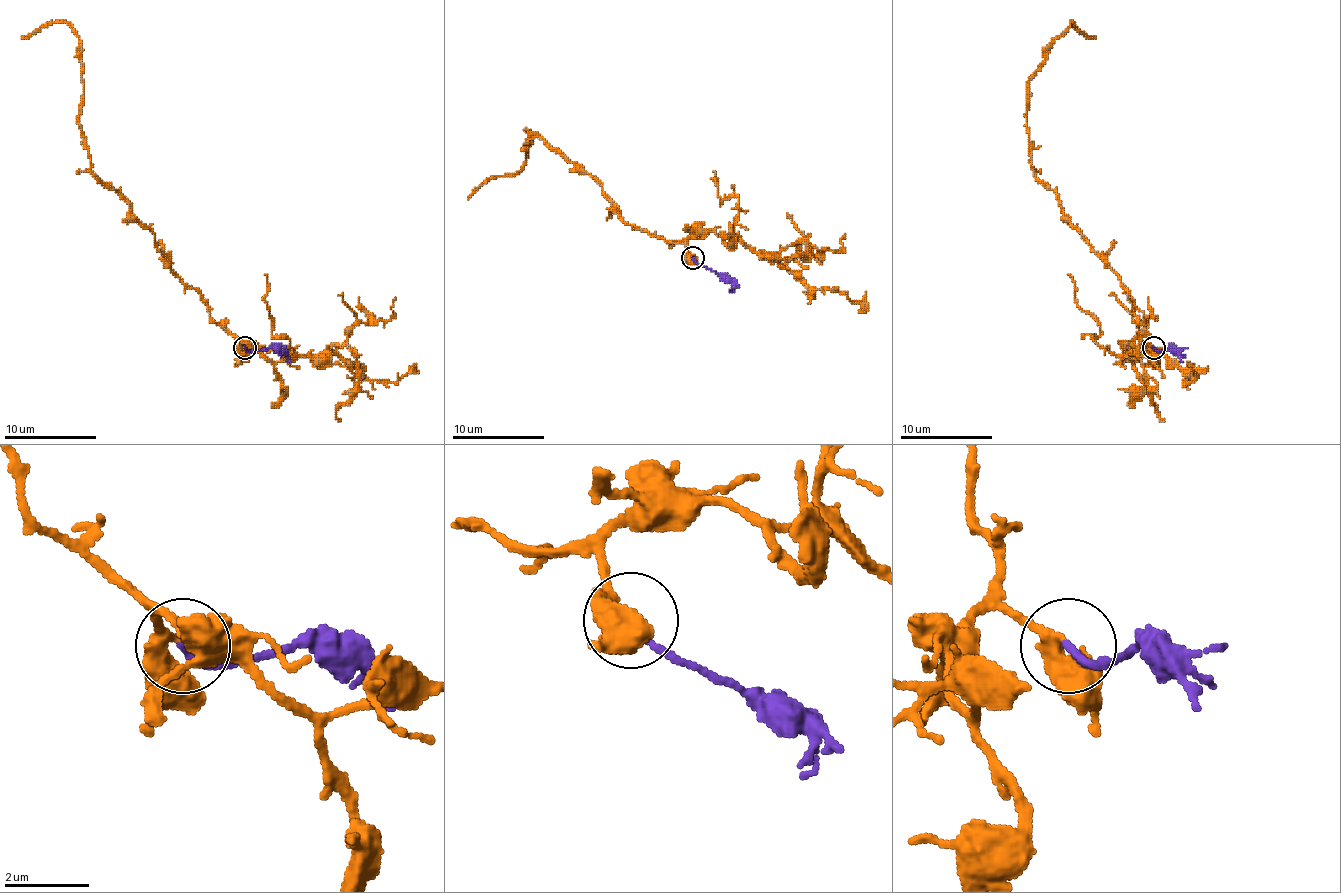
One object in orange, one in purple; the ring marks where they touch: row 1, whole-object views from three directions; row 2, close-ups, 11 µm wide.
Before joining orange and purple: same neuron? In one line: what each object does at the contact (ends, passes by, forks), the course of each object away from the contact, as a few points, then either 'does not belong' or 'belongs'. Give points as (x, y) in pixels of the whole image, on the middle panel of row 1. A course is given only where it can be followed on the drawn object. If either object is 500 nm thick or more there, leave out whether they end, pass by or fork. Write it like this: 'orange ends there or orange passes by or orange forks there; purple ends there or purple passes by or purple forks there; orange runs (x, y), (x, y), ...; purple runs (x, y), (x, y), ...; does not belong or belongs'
orange passes by; purple ends there; orange runs (692, 257), (683, 243), (627, 225), (602, 188), (526, 130), (528, 157), (512, 176), (493, 176), (468, 199); purple runs (692, 257), (713, 271), (727, 273), (738, 287); belongs

